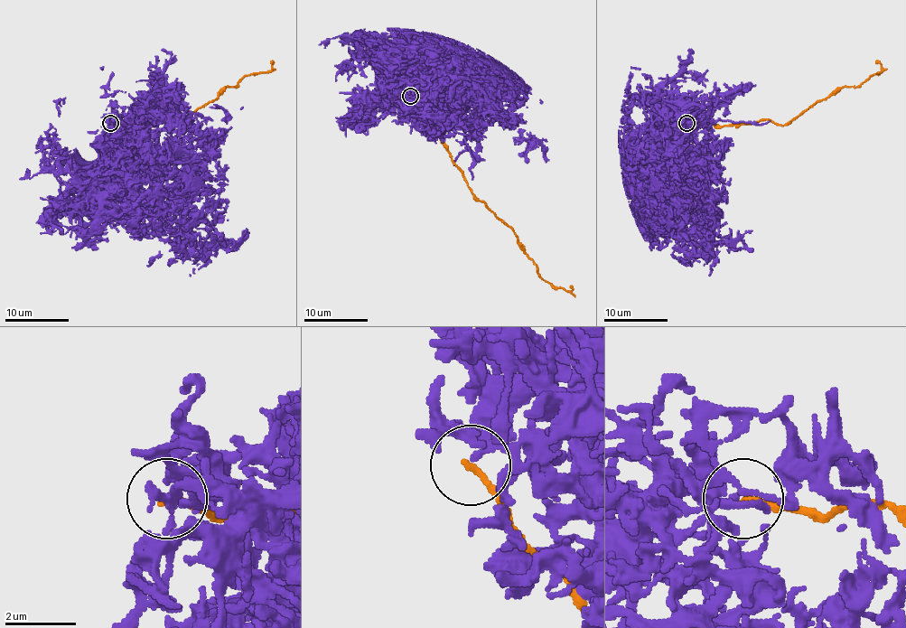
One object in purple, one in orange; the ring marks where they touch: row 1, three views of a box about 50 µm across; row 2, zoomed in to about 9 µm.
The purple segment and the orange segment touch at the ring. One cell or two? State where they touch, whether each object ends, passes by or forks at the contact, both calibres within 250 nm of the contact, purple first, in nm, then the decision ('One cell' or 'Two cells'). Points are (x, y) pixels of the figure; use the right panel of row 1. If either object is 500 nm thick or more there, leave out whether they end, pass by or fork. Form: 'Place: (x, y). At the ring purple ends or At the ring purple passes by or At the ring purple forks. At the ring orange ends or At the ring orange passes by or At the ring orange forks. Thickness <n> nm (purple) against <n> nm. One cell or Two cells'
Place: (686, 123). At the ring purple passes by. At the ring orange ends. Thickness 160 nm (purple) against 190 nm. Two cells

